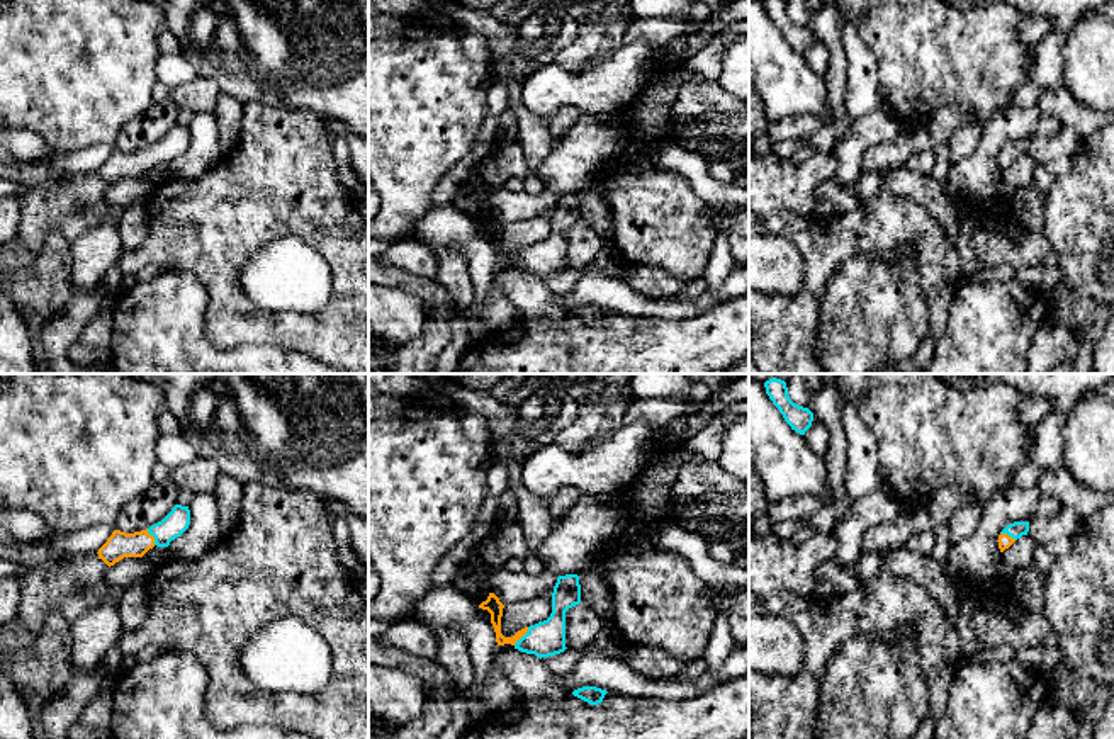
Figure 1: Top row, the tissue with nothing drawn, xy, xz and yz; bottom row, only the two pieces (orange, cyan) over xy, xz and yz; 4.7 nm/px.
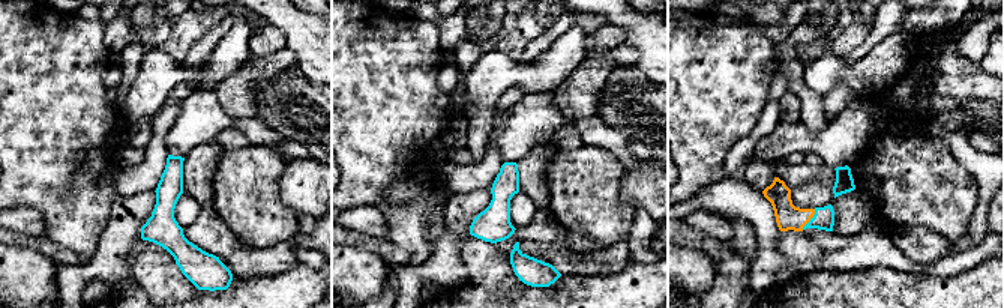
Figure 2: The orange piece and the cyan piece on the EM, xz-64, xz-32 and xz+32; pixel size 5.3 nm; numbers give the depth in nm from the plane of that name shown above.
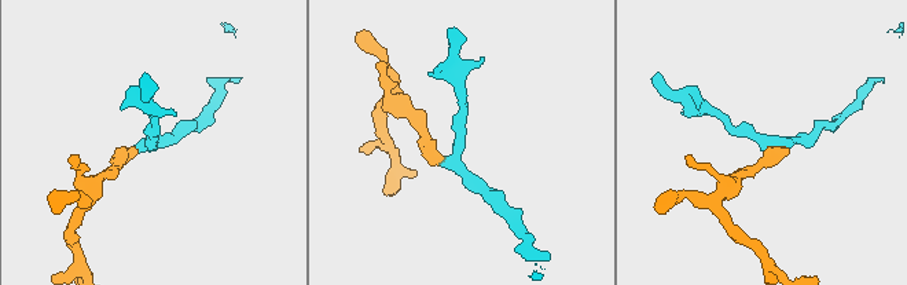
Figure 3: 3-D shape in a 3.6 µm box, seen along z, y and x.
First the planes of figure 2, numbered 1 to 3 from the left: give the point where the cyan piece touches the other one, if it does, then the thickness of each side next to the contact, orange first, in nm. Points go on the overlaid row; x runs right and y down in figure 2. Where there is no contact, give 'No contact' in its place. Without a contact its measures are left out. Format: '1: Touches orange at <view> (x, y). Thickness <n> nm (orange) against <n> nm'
1: No contact
2: No contact
3: Touches orange at xz+32 (809, 220). Thickness 140 nm (orange) against 110 nm

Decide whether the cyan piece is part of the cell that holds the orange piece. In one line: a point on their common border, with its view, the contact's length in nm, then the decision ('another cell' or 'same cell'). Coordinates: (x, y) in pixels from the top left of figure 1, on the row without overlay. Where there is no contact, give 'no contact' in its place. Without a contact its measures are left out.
meets orange in xz at (522, 255); contact 120 nm long; same cell

